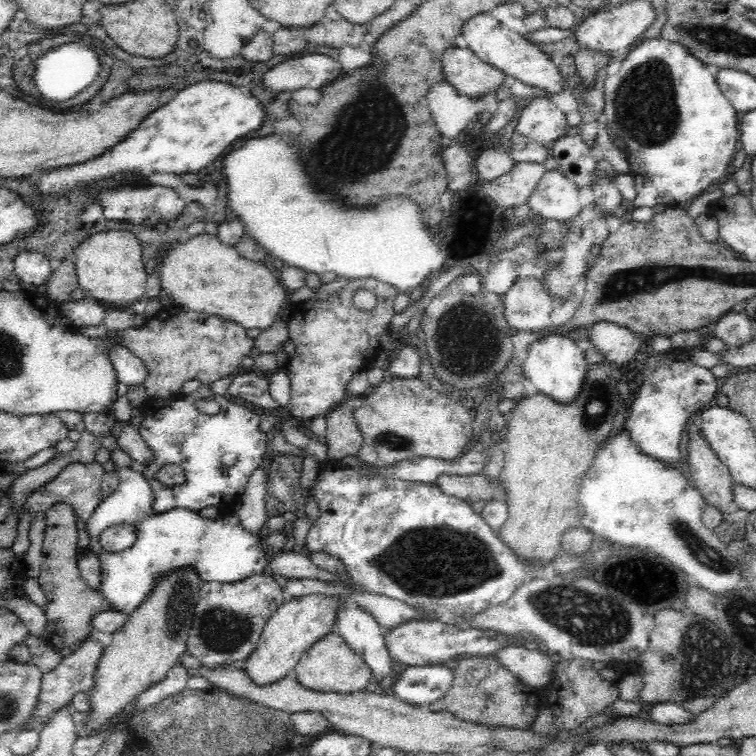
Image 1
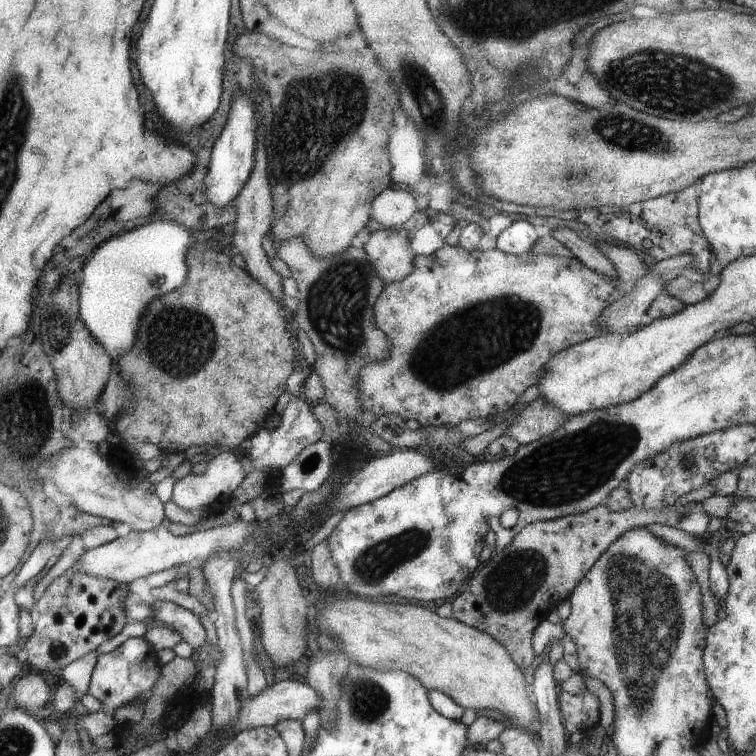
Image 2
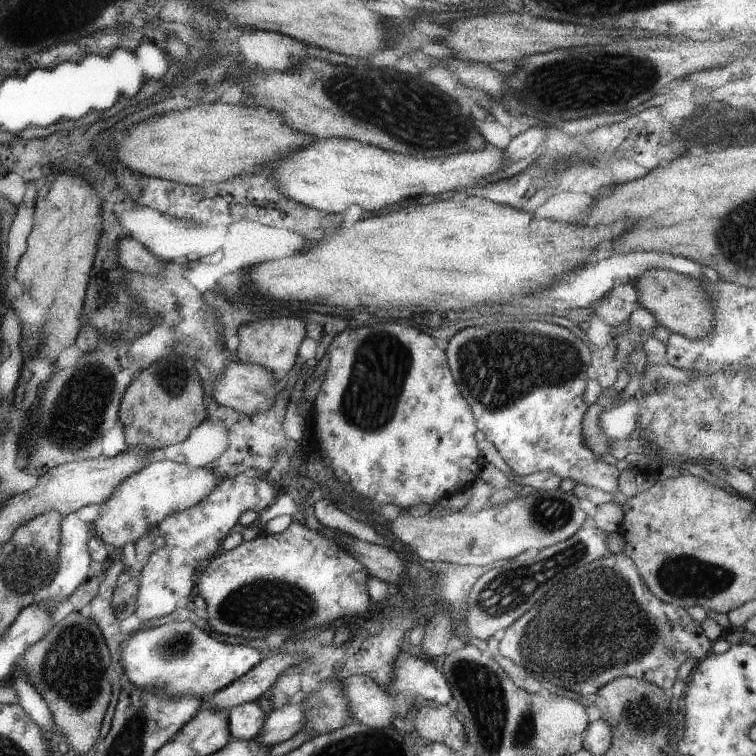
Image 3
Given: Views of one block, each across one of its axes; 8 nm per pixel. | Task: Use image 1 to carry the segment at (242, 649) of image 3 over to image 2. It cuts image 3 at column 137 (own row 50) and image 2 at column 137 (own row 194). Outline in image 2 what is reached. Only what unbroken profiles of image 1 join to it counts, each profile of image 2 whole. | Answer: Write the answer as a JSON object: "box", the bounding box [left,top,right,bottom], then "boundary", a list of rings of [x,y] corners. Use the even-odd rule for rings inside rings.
{"box":[86,636,159,712],"boundary":[[[130,636],[112,651],[97,656],[95,666],[90,674],[90,681],[86,692],[103,704],[103,712],[108,708],[115,710],[119,706],[137,702],[141,692],[150,690],[159,676],[157,651],[151,648],[145,638]]]}

